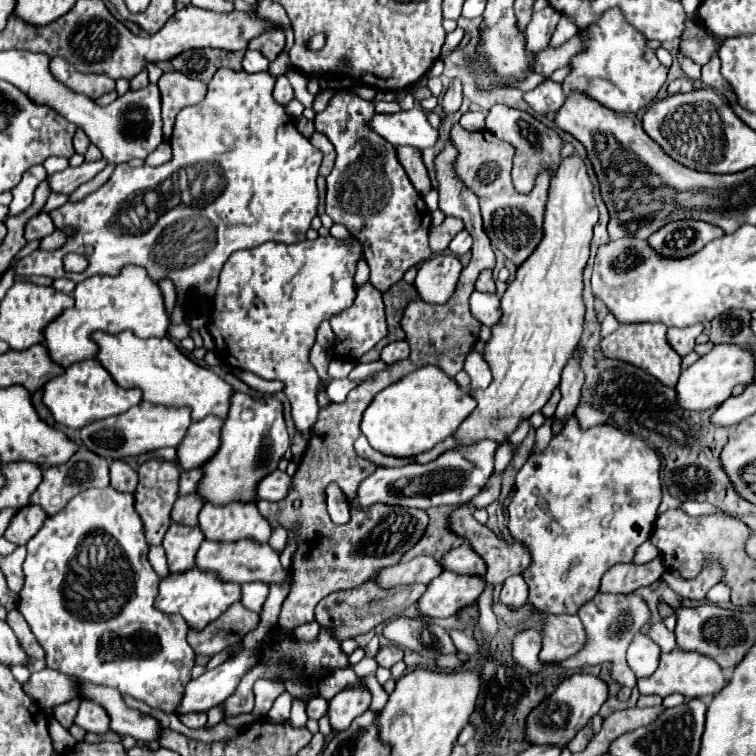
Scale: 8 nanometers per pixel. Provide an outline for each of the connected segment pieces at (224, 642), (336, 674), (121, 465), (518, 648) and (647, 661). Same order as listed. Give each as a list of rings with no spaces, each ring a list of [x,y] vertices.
[[[241,603],[231,605],[219,619],[205,625],[201,631],[189,629],[187,641],[195,653],[213,657],[215,653],[241,641],[259,623],[257,613],[245,609]]]
[[[351,667],[347,669],[337,669],[333,671],[329,677],[325,677],[321,683],[319,683],[319,697],[331,701],[339,691],[343,691],[345,687],[351,687],[351,685],[357,685],[357,675],[353,673]]]
[[[125,461],[111,463],[109,471],[111,471],[111,487],[115,491],[119,491],[119,493],[135,493],[137,473]]]
[[[525,629],[515,635],[513,653],[511,653],[513,661],[525,667],[531,675],[547,667],[547,663],[539,659],[539,651],[541,651],[541,633],[537,629]]]
[[[637,635],[627,651],[627,663],[637,679],[649,677],[659,665],[661,649],[647,635]]]

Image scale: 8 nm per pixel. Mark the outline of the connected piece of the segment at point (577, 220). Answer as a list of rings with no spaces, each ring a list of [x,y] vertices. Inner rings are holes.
[[[577,155],[563,159],[549,187],[543,241],[517,269],[515,279],[501,297],[503,317],[499,325],[491,327],[491,339],[483,347],[483,359],[493,373],[493,381],[487,389],[471,391],[477,407],[457,429],[457,447],[483,439],[495,441],[497,447],[505,445],[519,423],[541,411],[559,385],[561,371],[583,333],[583,267],[589,259],[589,243],[597,219],[593,185],[583,159]]]

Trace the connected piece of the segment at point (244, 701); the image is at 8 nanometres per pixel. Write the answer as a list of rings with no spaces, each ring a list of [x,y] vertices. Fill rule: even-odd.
[[[257,665],[255,669],[251,669],[251,673],[247,673],[239,681],[239,687],[235,689],[235,693],[231,697],[227,697],[227,701],[223,701],[223,715],[225,717],[235,717],[235,715],[253,711],[253,699],[255,699],[253,683],[263,677],[263,671],[265,671],[265,667]]]

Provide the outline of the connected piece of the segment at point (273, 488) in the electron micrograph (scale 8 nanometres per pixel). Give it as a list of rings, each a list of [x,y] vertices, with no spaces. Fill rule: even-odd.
[[[275,471],[275,473],[269,473],[267,477],[263,477],[263,481],[259,481],[259,497],[255,497],[257,501],[259,499],[267,499],[267,501],[281,501],[287,491],[291,487],[291,477],[283,471]]]

